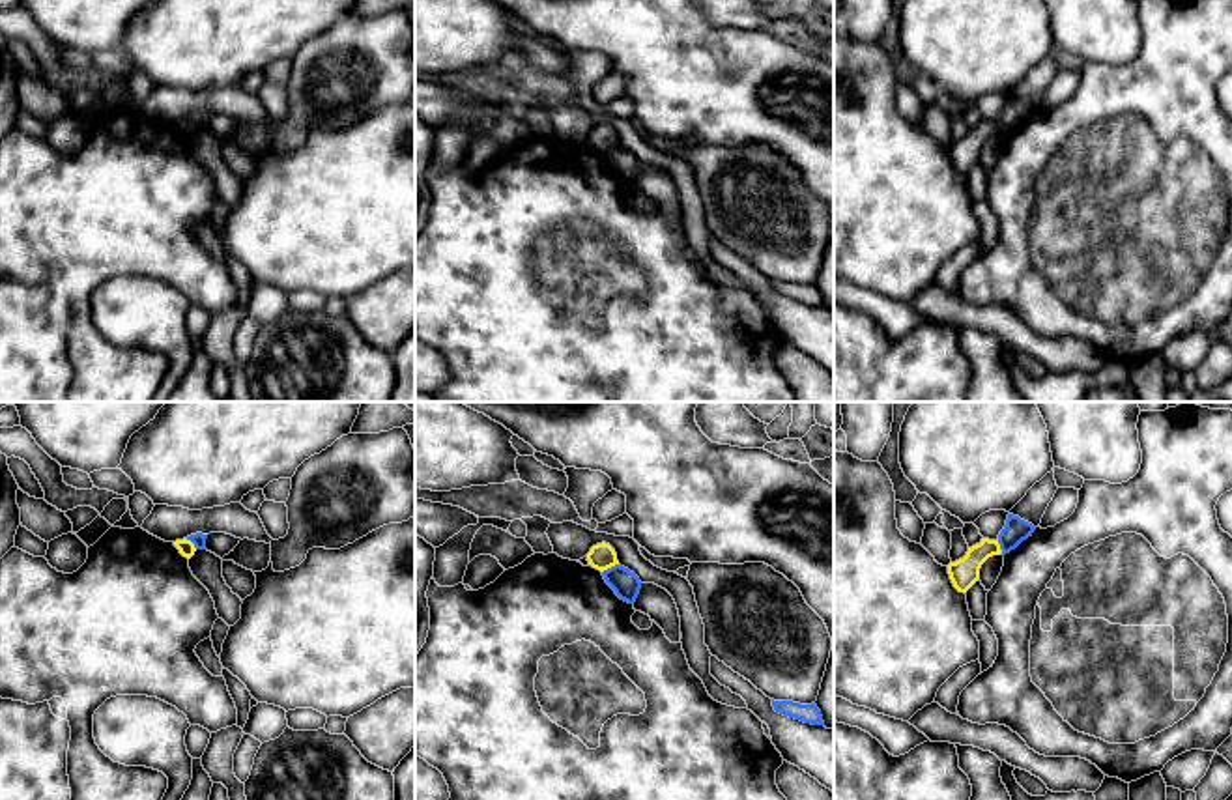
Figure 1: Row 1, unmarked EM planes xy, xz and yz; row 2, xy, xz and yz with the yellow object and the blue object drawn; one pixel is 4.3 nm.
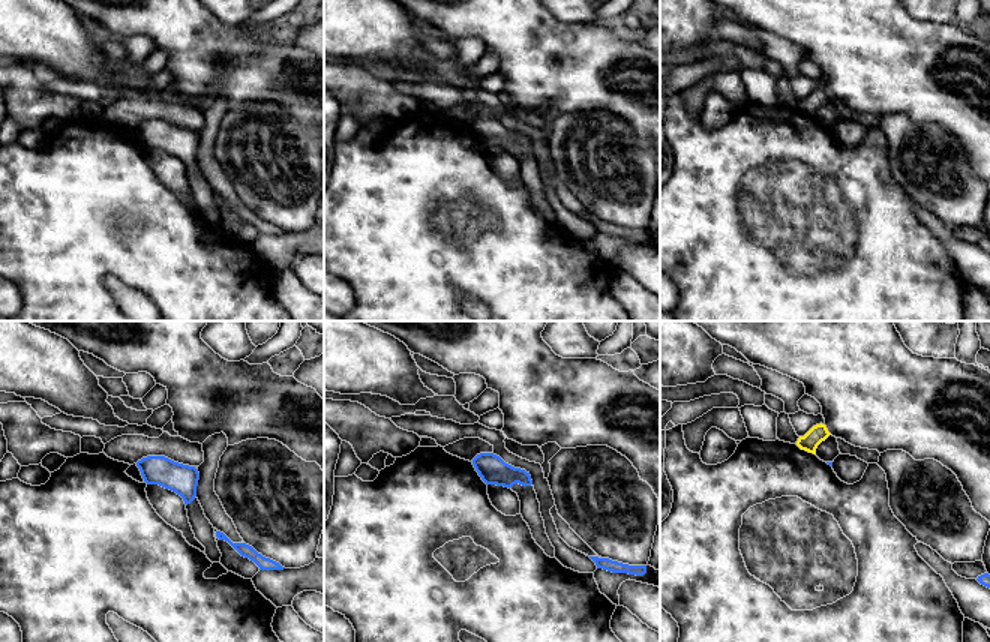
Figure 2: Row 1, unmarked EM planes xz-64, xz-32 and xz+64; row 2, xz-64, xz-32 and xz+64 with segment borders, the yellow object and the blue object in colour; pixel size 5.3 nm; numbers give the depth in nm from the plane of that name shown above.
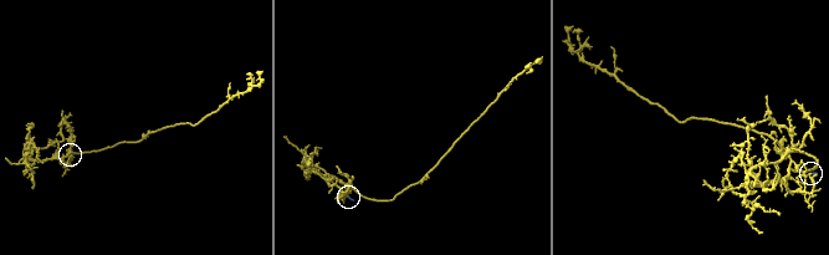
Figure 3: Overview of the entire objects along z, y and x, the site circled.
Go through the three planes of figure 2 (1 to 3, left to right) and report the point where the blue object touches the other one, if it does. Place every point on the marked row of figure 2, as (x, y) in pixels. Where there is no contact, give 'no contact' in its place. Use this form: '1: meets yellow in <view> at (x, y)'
1: no contact
2: no contact
3: no contact

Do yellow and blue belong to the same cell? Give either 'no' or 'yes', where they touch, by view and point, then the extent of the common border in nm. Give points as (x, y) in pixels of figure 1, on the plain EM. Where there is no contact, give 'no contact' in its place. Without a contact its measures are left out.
no; meets yellow in xz at (610, 148); contact 80 nm long

